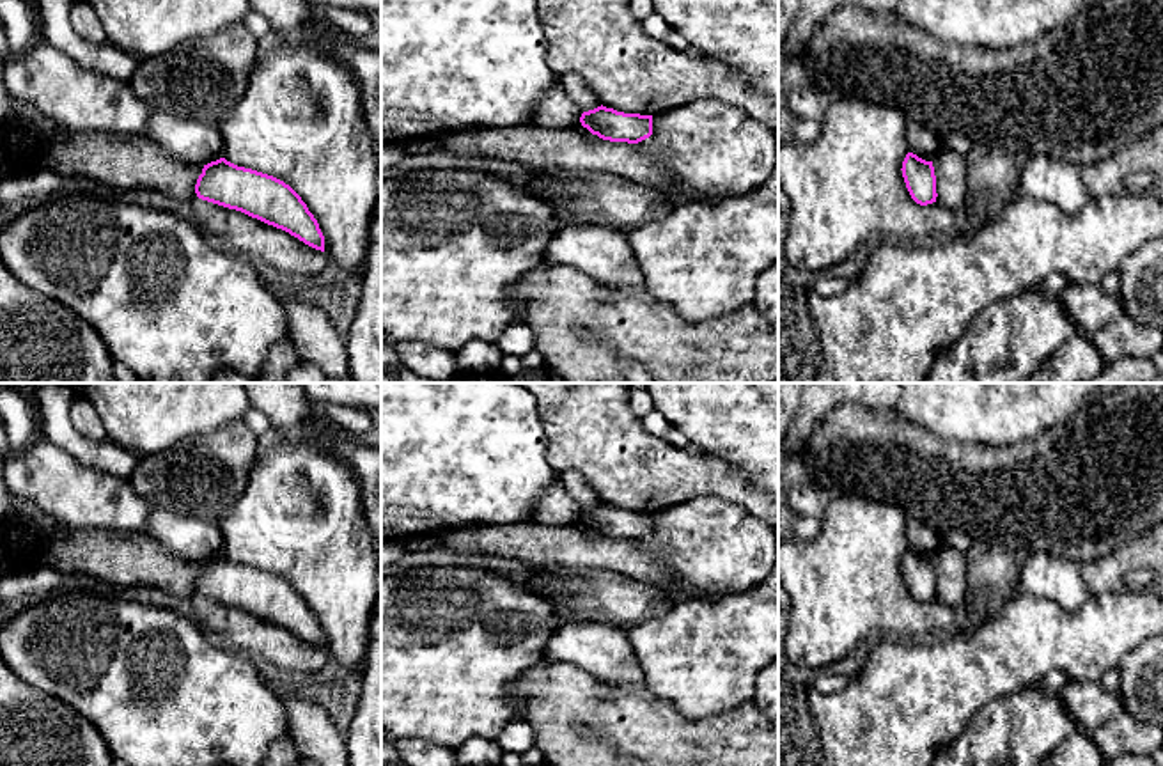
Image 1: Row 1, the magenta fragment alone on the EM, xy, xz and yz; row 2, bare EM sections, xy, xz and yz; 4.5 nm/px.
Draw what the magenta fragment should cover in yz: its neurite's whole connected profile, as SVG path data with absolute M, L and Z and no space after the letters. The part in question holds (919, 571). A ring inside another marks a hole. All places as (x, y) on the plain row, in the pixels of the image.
M908 550L901 567L906 585L917 601L927 603L936 599L938 590L933 559L925 559Z

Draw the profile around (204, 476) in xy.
M238 418L140 457L129 484L154 507L220 525L241 498L255 457L257 436Z

